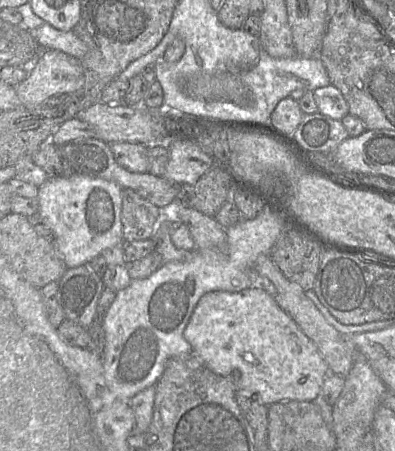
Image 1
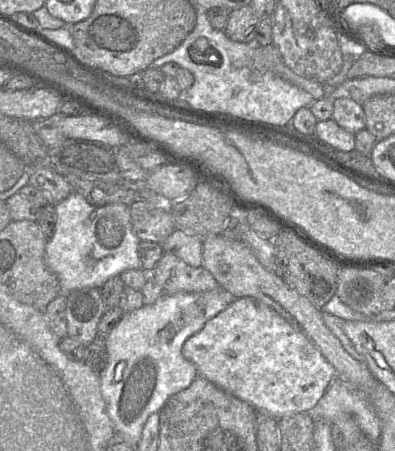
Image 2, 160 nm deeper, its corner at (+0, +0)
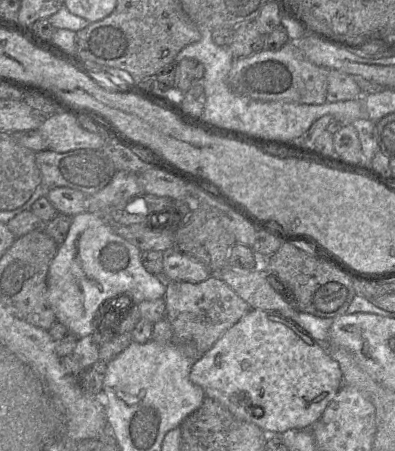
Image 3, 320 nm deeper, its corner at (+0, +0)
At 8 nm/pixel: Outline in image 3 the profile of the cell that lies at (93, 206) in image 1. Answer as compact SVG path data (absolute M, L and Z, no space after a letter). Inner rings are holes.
M88 211L72 216L67 236L58 246L47 274L48 300L57 321L77 338L82 338L94 332L94 319L99 308L117 296L129 296L121 302L132 302L133 305L163 299L166 281L144 268L140 253L139 248L114 232L110 221Z

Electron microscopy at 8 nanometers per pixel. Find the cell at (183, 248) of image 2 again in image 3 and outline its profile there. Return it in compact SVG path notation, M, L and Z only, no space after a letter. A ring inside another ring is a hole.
M176 250L164 252L162 278L165 281L200 283L212 273L200 261Z

